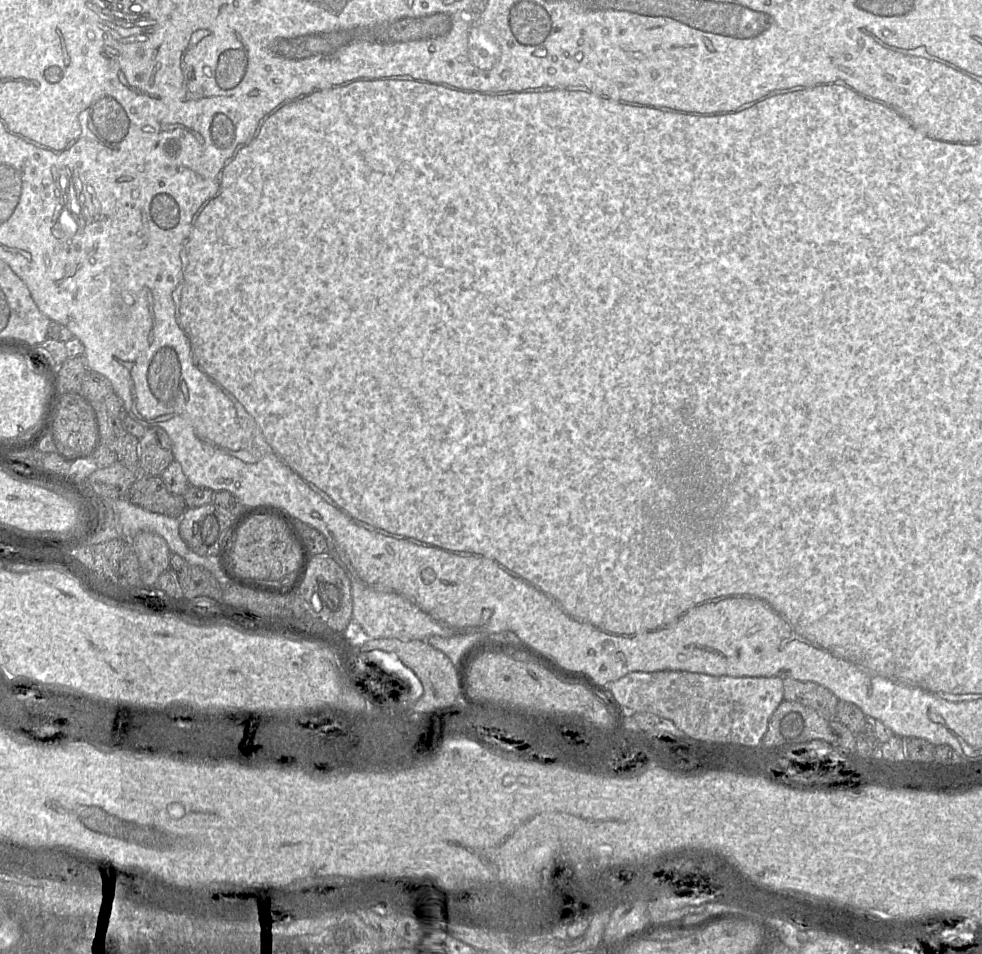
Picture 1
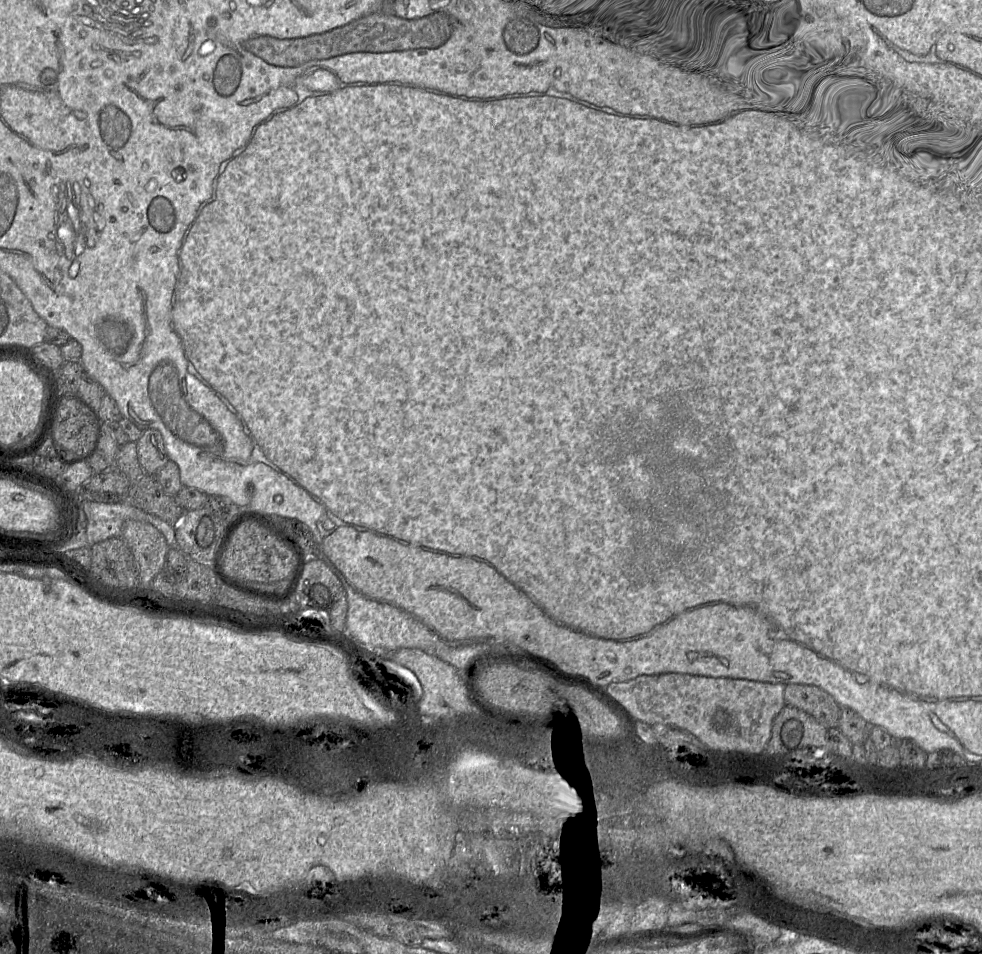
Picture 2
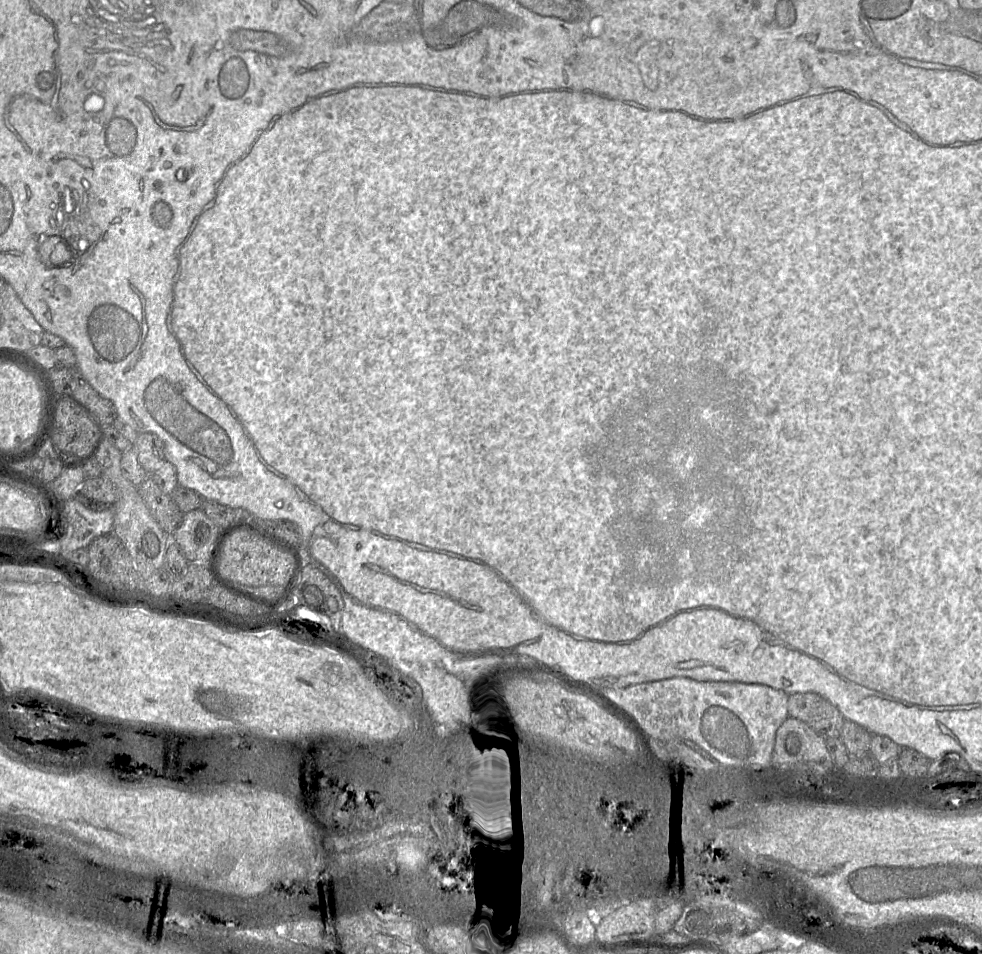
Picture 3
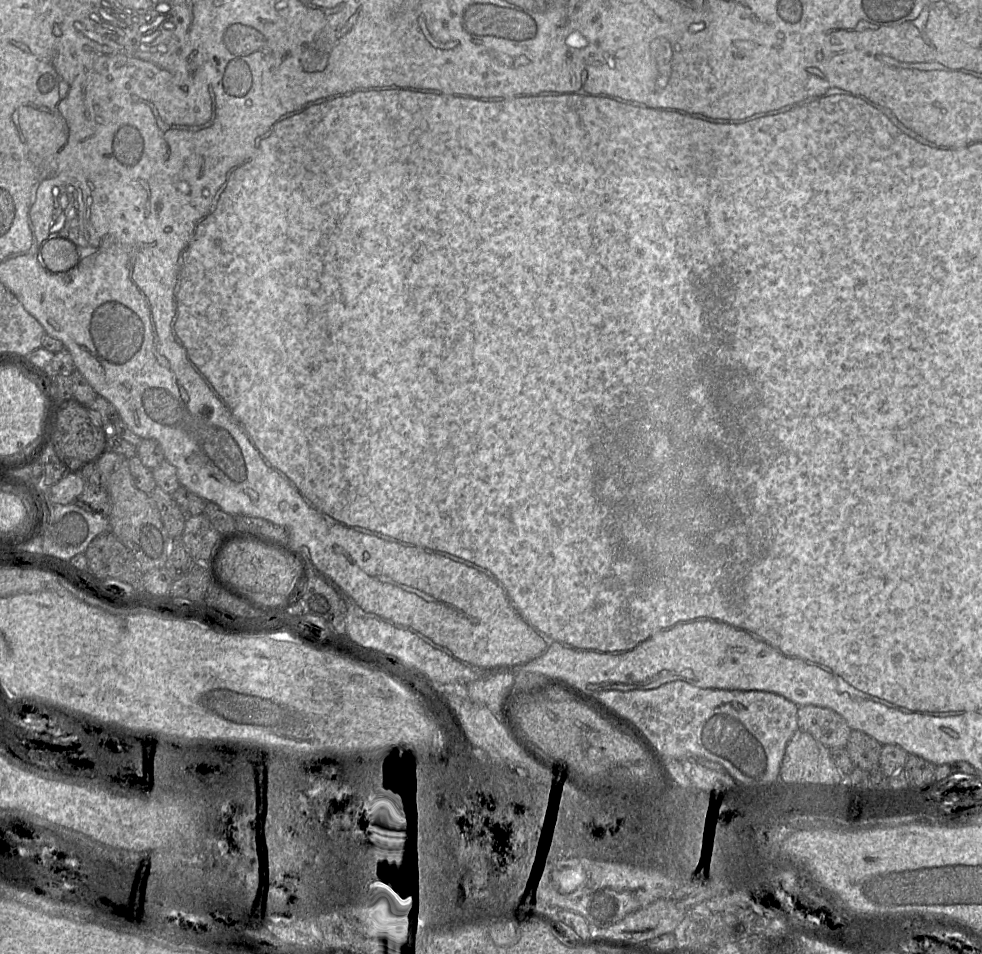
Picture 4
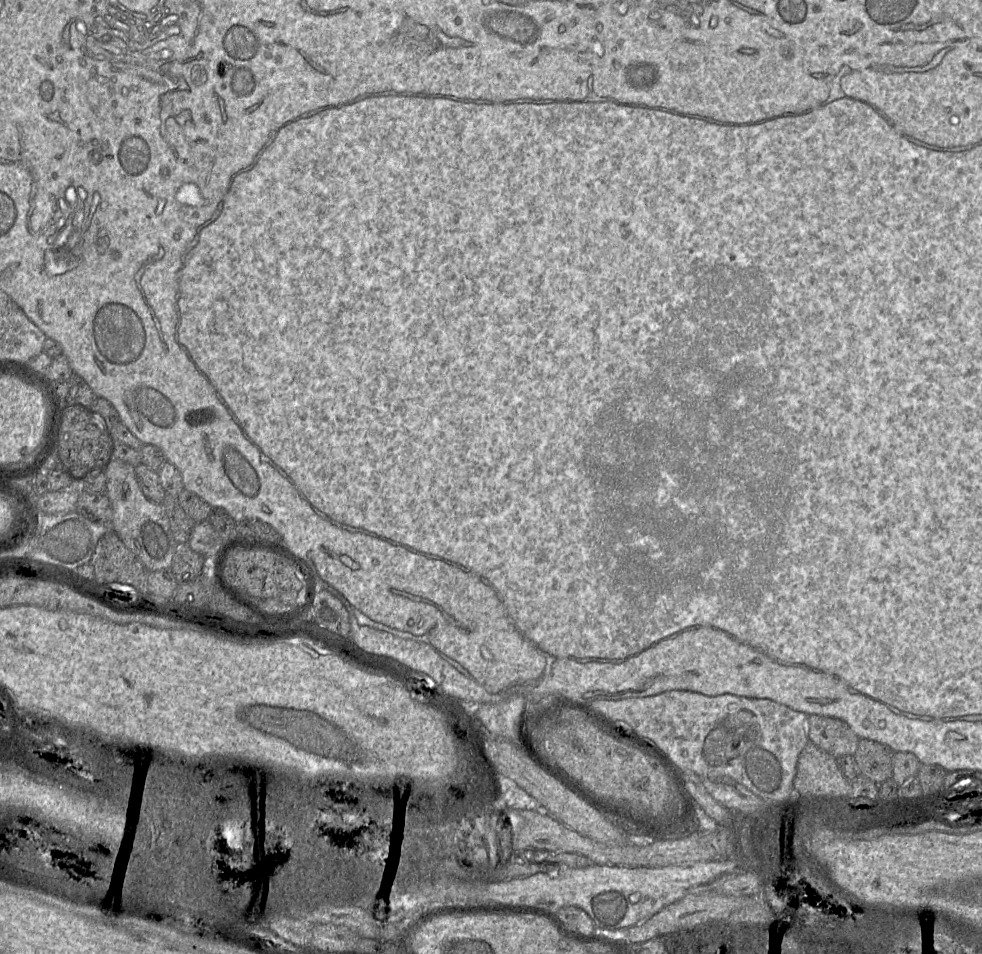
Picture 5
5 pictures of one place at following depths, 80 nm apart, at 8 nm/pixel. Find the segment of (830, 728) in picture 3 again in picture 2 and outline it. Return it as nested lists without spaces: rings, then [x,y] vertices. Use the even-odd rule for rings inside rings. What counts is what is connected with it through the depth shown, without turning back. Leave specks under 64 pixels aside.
[[[787,684],[784,688],[786,705],[805,711],[826,727],[838,727],[841,706],[823,689],[806,684]]]

